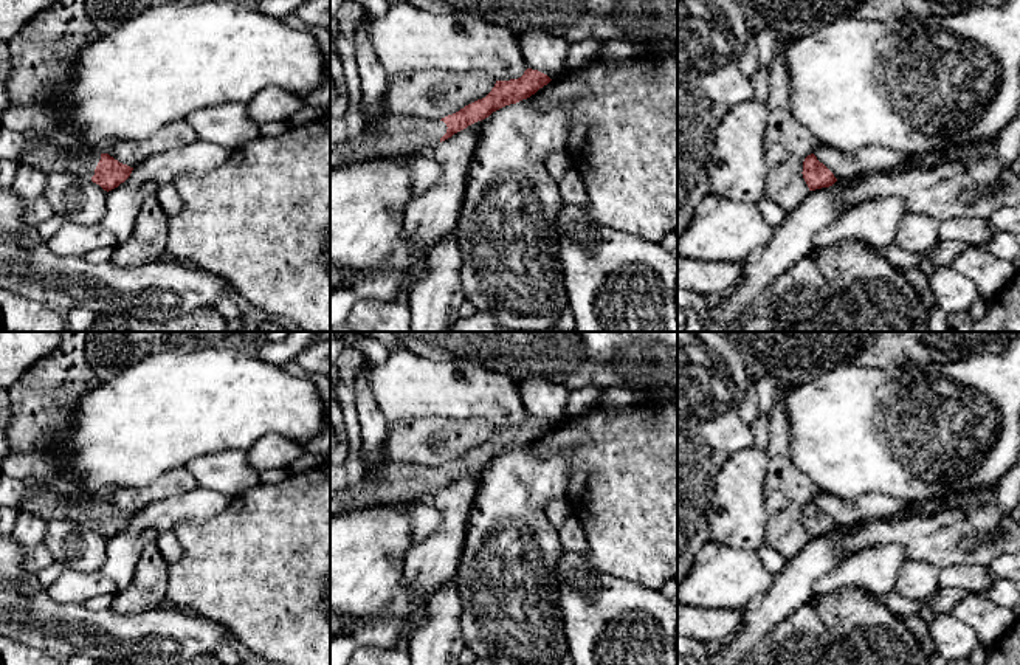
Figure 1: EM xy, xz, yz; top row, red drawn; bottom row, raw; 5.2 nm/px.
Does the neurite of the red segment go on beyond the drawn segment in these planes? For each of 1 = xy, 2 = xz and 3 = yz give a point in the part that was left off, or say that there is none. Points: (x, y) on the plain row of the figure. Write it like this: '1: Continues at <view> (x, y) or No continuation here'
1: Continues at xy (41, 501)
2: Continues at xz (392, 482)
3: No continuation here

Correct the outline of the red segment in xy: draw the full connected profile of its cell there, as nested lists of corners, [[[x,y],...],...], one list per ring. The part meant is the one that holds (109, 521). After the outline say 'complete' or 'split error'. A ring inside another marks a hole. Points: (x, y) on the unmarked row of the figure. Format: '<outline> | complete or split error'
[[[26,484],[19,512],[37,515],[47,522],[59,518],[85,522],[107,539],[124,530],[133,518],[109,501],[71,502],[36,484]]] | split error

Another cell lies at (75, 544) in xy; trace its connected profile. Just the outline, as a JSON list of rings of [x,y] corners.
[[[65,518],[47,522],[42,544],[54,561],[62,563],[68,570],[96,572],[107,558],[107,538],[85,522]]]

